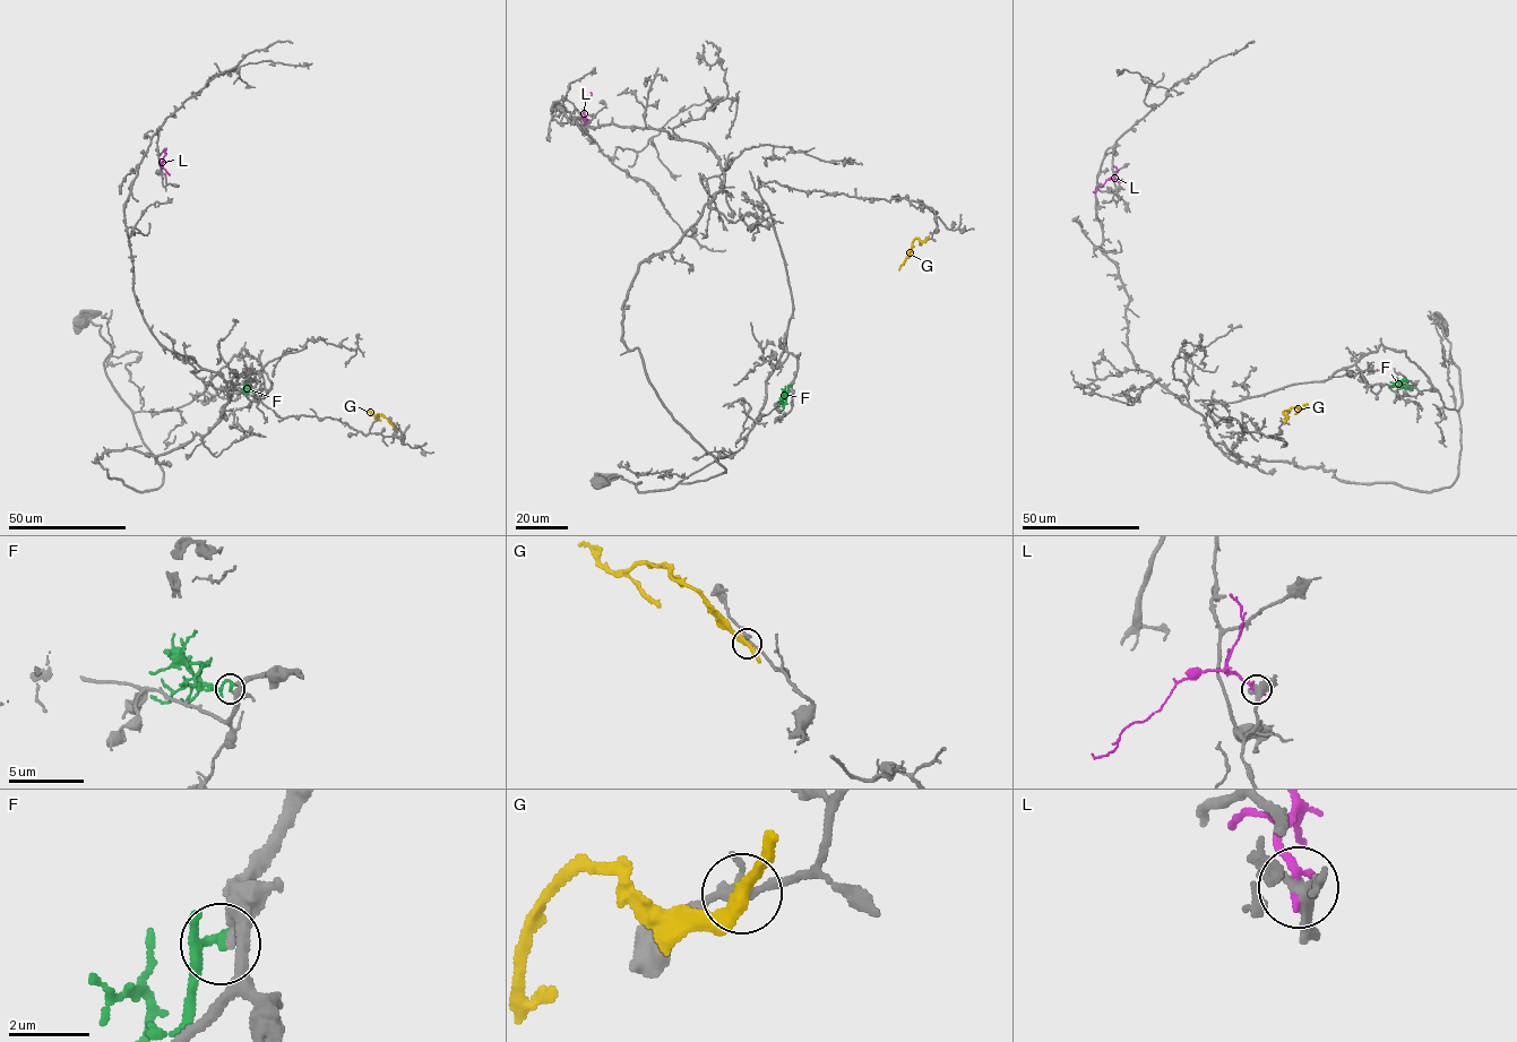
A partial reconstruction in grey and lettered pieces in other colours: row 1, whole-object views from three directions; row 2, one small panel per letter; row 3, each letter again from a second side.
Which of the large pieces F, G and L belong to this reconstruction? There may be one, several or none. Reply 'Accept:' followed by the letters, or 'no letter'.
Accept: no letter

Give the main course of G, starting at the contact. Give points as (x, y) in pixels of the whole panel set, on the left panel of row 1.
G: (395, 425), (380, 414), (368, 411)

